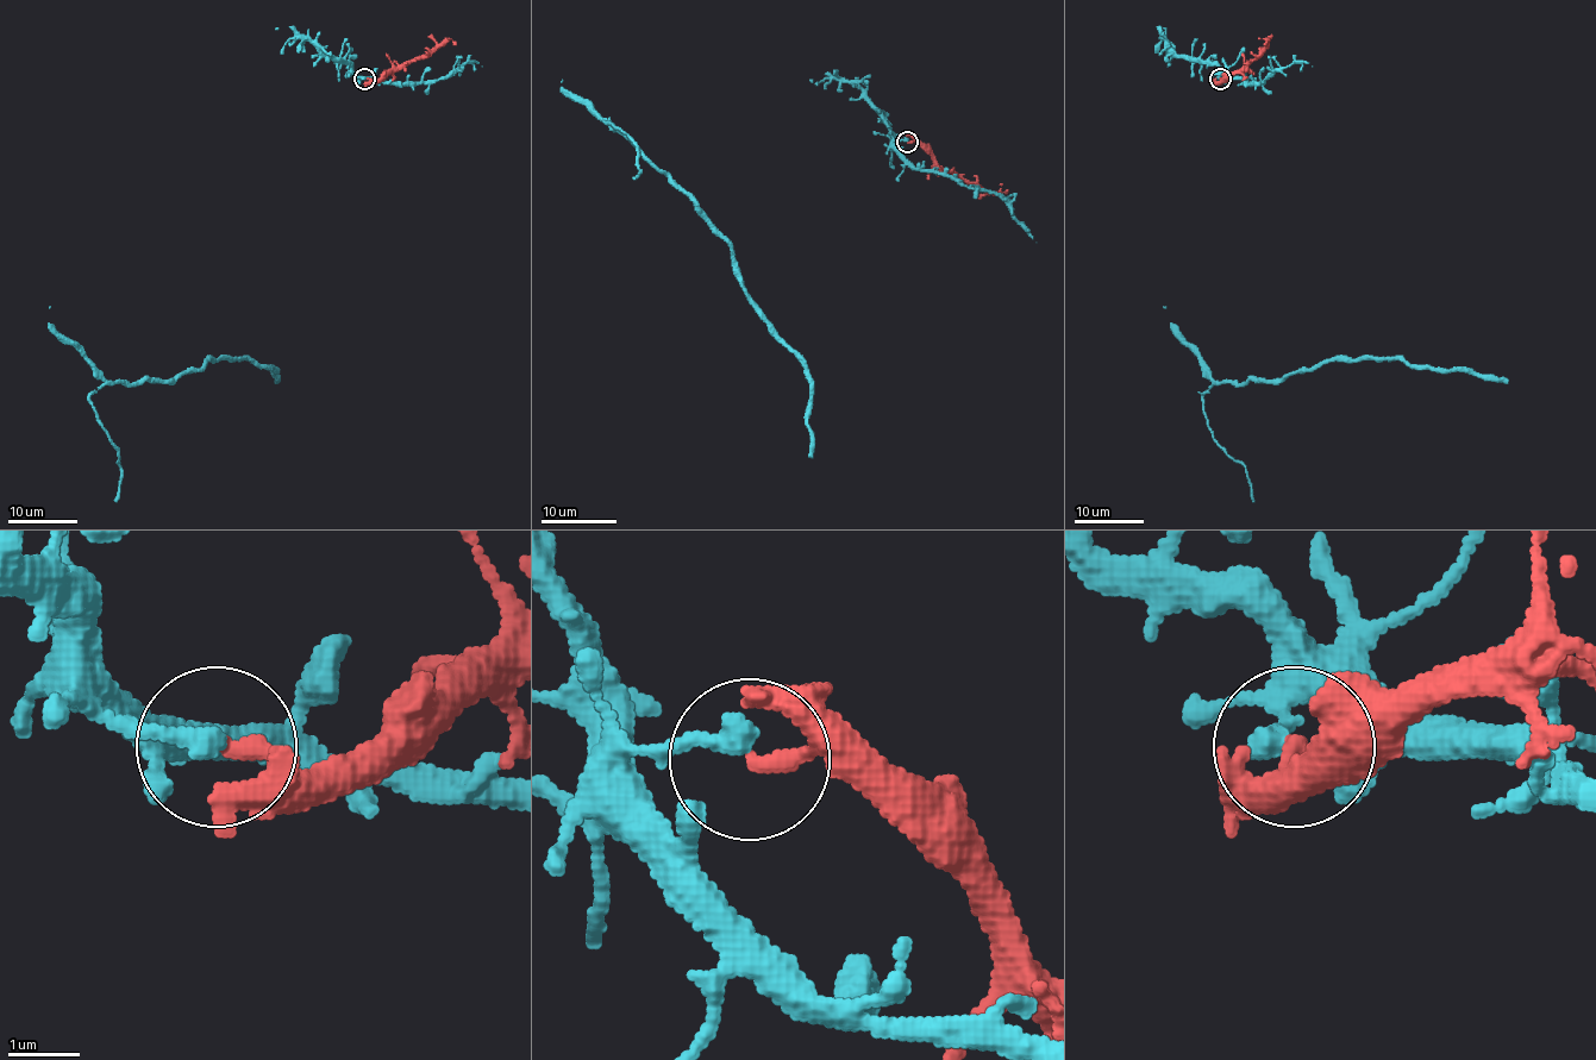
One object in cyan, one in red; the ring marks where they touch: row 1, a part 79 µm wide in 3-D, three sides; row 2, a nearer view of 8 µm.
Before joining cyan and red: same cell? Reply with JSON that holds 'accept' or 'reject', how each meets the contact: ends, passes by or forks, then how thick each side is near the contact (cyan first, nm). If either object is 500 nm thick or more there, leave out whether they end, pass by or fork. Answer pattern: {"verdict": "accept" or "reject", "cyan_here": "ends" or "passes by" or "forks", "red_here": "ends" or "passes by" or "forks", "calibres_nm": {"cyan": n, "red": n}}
{"verdict": "reject", "cyan_here": "ends", "red_here": "ends", "calibres_nm": {"cyan": 320, "red": 240}}

